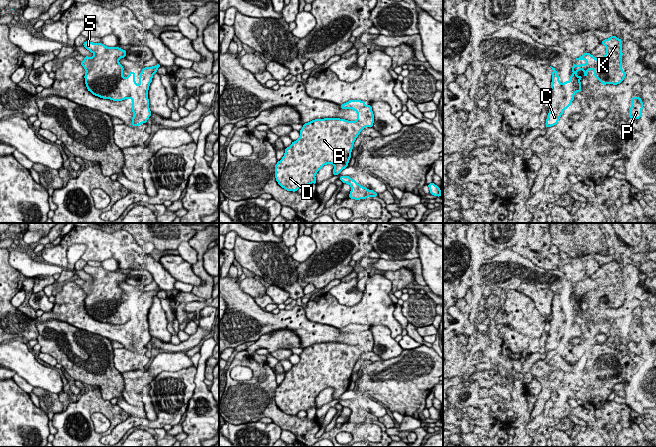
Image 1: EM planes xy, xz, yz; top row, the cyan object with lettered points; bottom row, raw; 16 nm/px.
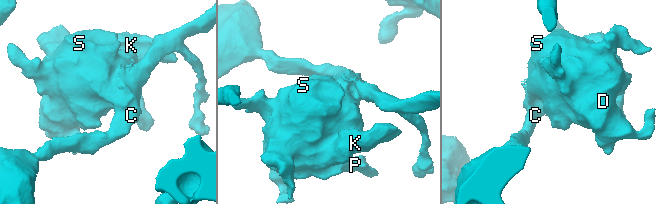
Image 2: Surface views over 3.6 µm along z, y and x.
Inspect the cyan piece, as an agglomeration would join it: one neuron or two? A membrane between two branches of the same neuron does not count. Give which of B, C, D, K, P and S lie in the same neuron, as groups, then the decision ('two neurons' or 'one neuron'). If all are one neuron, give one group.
groups B C D K P S; one neuron

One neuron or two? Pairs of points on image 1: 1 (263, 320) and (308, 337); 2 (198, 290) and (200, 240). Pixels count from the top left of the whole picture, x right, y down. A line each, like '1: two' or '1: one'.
1: one
2: one

